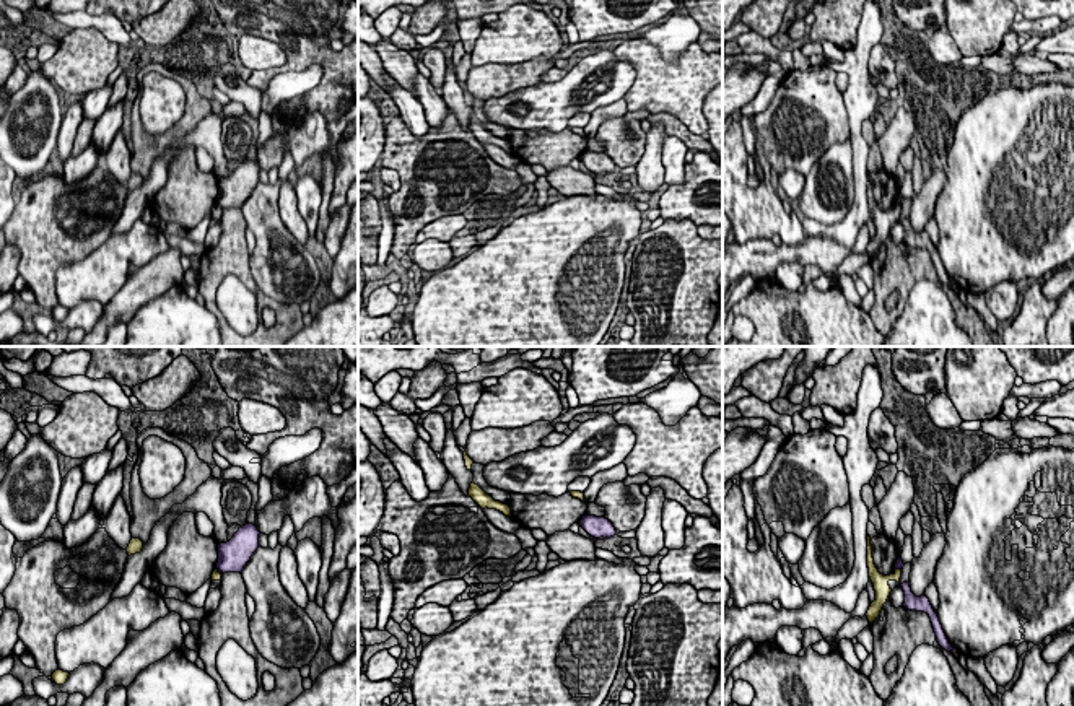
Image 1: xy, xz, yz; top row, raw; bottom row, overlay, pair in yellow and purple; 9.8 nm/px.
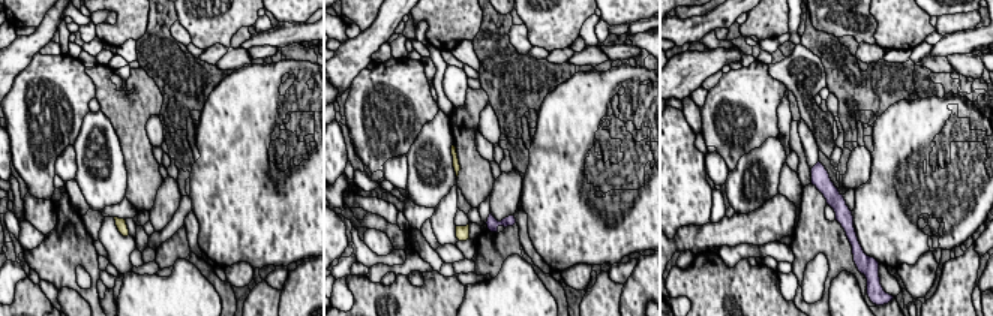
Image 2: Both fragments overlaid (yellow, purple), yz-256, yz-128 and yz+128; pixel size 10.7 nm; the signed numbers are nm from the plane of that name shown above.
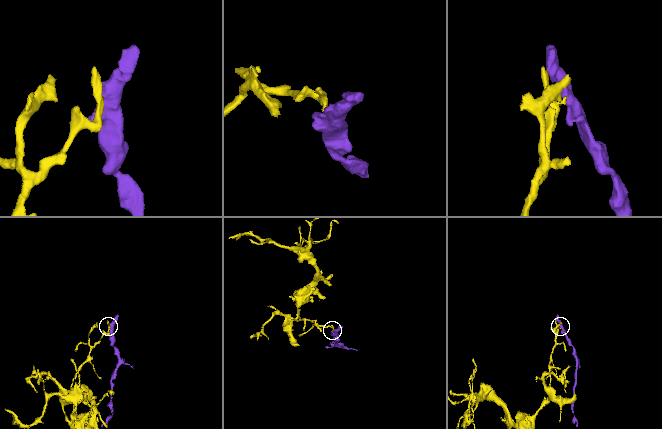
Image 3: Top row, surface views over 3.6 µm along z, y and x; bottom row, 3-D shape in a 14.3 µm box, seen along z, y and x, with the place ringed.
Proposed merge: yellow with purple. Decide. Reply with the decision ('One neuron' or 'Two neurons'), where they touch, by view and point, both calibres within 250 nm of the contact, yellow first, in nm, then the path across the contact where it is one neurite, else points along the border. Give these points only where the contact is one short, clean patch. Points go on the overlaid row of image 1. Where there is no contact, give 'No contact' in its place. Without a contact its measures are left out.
Two neurons. Touches yellow at yz (899, 570). Thickness 160 nm (yellow) against 90 nm. Boundary: yz (895, 568), (900, 570)

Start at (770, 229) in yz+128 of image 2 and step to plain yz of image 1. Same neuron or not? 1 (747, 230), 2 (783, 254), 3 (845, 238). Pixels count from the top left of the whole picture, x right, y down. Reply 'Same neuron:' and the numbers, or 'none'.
Same neuron: 2

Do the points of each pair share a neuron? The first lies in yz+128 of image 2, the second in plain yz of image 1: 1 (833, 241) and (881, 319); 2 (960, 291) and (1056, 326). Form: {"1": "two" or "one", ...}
{"1": "one", "2": "two"}

